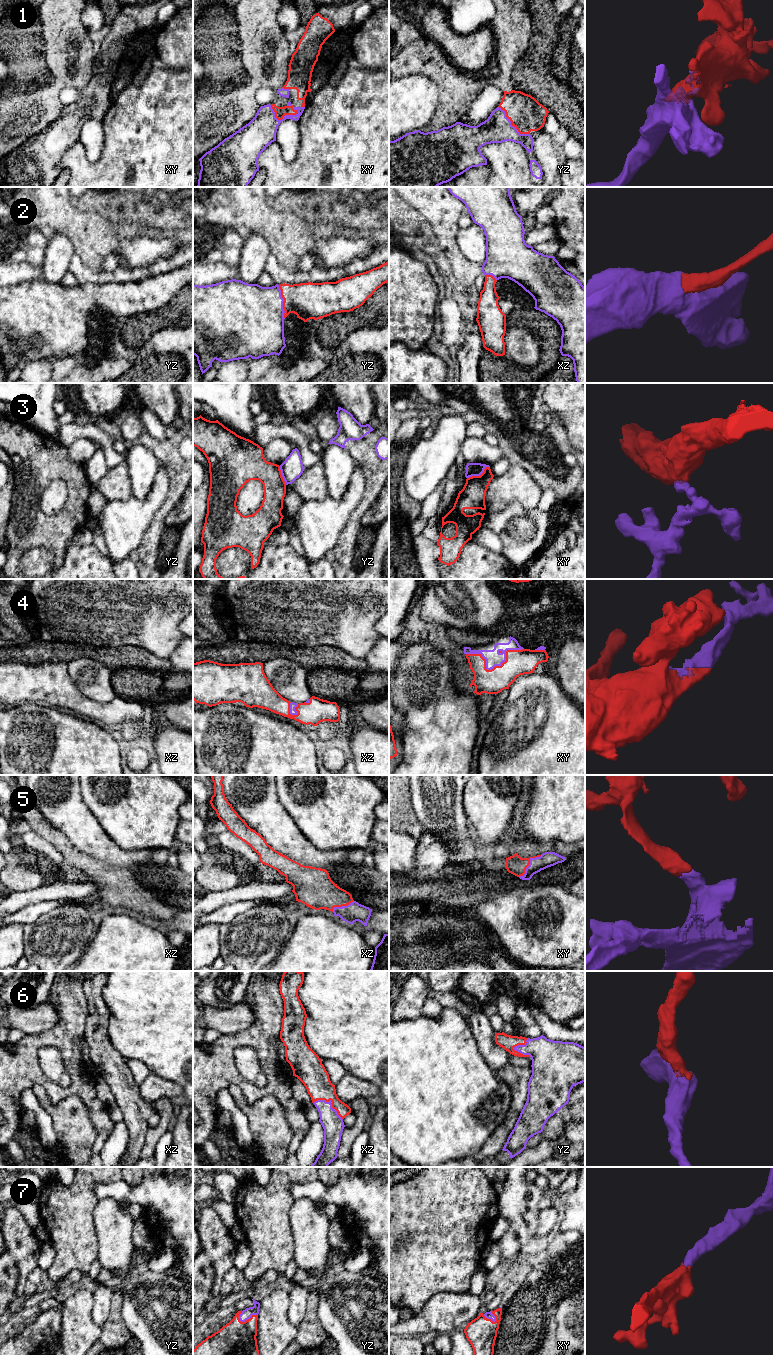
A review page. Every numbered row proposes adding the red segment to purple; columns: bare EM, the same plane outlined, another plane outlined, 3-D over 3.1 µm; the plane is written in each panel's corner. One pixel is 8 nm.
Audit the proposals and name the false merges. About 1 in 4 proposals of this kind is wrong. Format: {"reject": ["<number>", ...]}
{"reject": ["3"]}

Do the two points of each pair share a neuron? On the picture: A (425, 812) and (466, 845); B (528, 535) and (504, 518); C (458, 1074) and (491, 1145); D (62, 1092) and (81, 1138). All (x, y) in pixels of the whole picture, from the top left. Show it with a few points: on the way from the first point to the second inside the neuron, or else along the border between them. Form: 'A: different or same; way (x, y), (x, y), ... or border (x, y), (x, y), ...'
A: same; way (435, 814), (456, 835)
B: same; way (522, 532), (510, 523)
C: different; border (503, 1120), (475, 1156)
D: different; border (43, 1086), (53, 1103), (77, 1095), (86, 1106)

